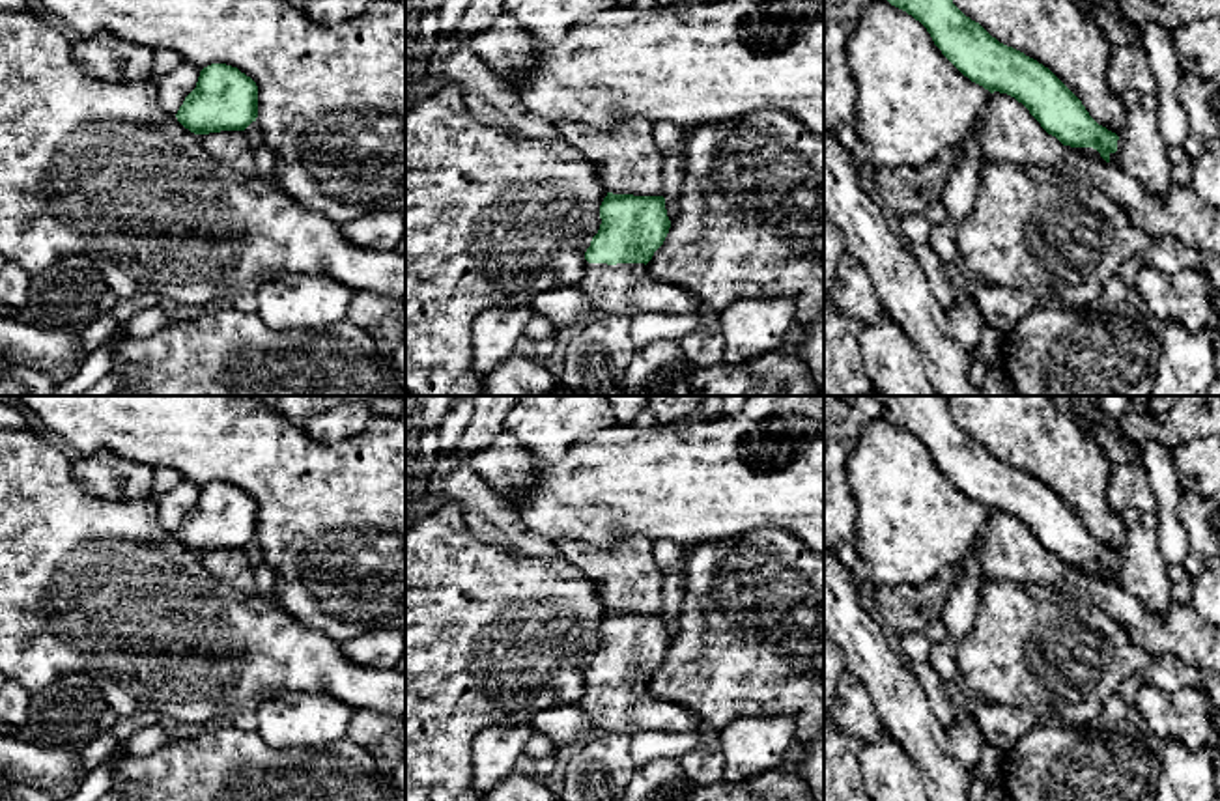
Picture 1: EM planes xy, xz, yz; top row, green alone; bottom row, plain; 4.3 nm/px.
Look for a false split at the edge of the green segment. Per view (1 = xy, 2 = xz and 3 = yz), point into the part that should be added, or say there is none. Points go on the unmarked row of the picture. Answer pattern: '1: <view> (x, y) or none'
1: none
2: xz (624, 708)
3: yz (1142, 570)

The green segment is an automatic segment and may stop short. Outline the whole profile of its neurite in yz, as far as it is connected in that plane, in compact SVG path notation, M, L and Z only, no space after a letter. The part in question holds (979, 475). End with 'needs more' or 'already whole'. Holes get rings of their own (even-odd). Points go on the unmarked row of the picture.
M891 396L884 416L919 439L964 495L990 512L1014 515L1063 564L1093 566L1106 581L1130 592L1151 611L1168 611L1171 583L1158 549L1156 510L1121 512L1125 545L1115 553L1099 543L1048 485L1000 461L966 435L953 422L947 396Z | needs more

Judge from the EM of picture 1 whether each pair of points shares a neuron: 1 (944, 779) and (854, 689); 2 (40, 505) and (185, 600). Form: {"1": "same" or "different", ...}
{"1": "different", "2": "same"}

